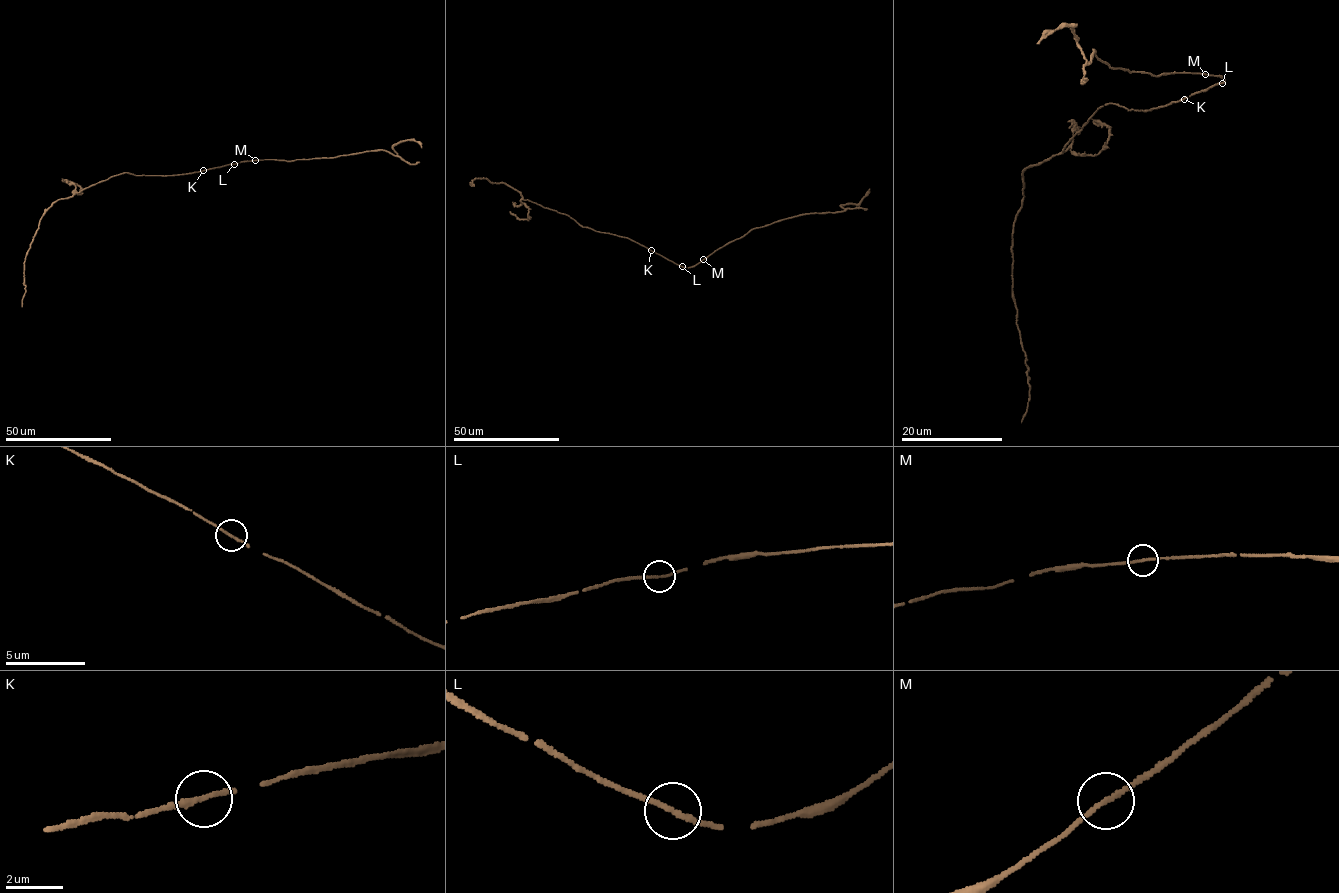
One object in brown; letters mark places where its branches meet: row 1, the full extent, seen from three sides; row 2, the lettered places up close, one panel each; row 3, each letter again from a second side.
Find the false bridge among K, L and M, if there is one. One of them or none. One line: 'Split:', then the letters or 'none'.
Split: none

